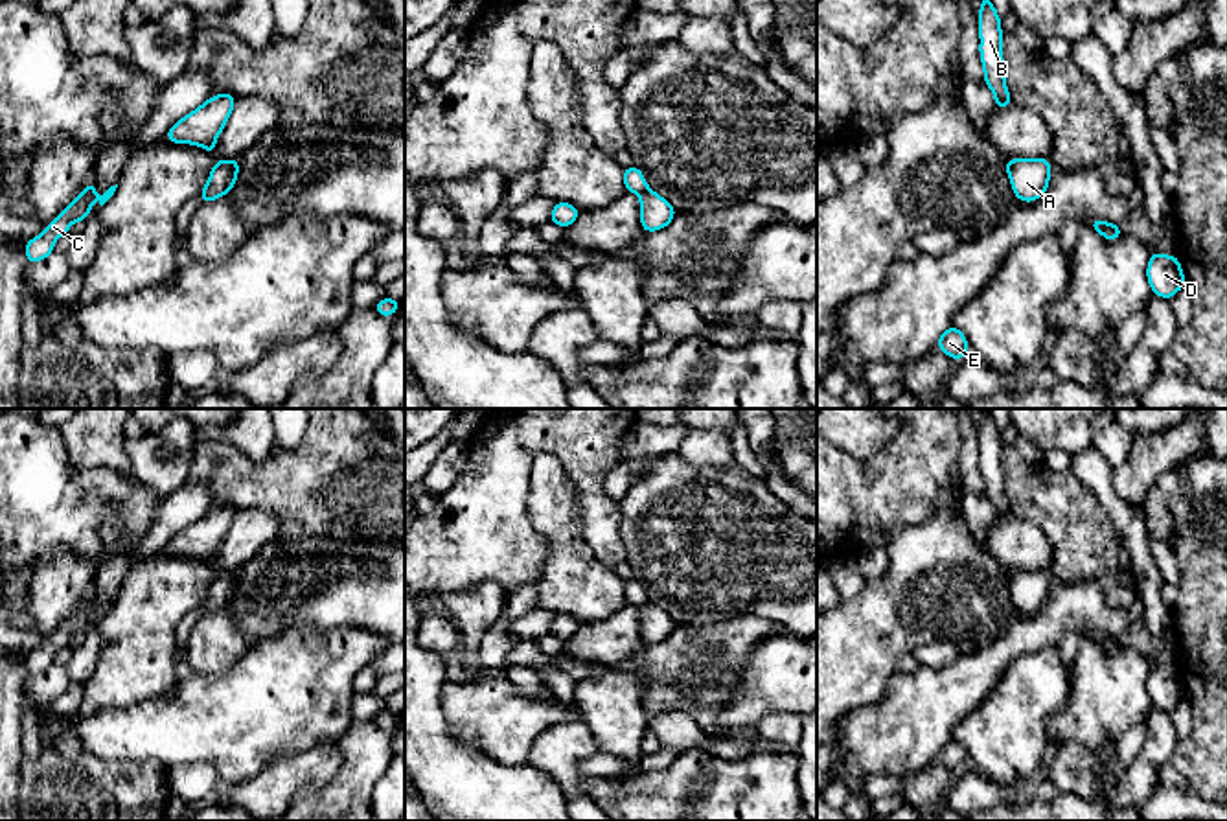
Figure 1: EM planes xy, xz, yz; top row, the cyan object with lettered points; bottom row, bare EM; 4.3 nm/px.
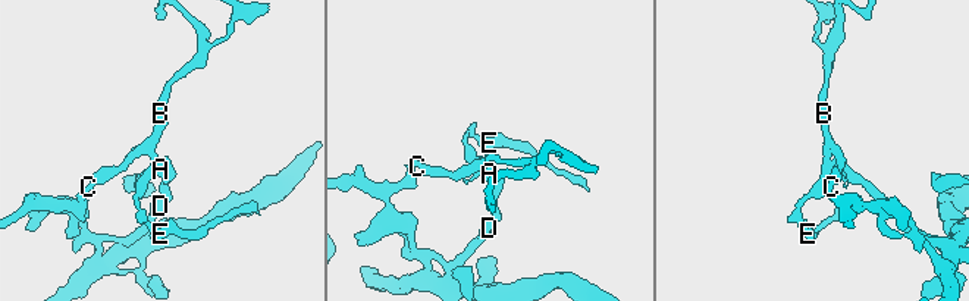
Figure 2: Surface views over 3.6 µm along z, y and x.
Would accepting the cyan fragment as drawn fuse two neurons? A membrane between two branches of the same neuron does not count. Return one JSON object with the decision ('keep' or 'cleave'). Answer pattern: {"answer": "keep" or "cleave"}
{"answer": "cleave"}

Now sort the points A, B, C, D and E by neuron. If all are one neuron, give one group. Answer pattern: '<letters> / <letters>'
A D / B C E

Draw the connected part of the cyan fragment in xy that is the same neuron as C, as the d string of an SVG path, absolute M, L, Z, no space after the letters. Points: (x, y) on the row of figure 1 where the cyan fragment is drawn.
M96 184L88 186L48 225L48 228L24 247L29 263L37 263L53 252L55 239L68 234L74 221L85 221L96 197Z

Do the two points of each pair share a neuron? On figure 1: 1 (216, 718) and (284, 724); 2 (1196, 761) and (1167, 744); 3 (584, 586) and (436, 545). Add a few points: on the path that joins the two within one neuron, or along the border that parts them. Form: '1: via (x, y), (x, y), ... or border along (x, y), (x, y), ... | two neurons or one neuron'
1: via (232, 718), (267, 718) | one neuron
2: border along (1180, 740), (1169, 763) | two neurons
3: border along (538, 532), (545, 542), (545, 566), (534, 586) | two neurons

